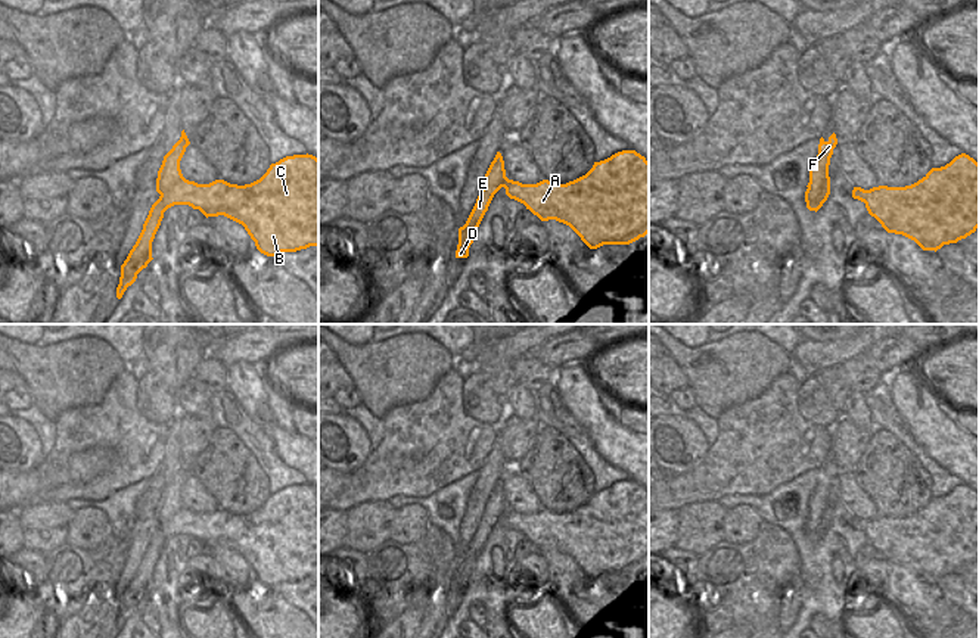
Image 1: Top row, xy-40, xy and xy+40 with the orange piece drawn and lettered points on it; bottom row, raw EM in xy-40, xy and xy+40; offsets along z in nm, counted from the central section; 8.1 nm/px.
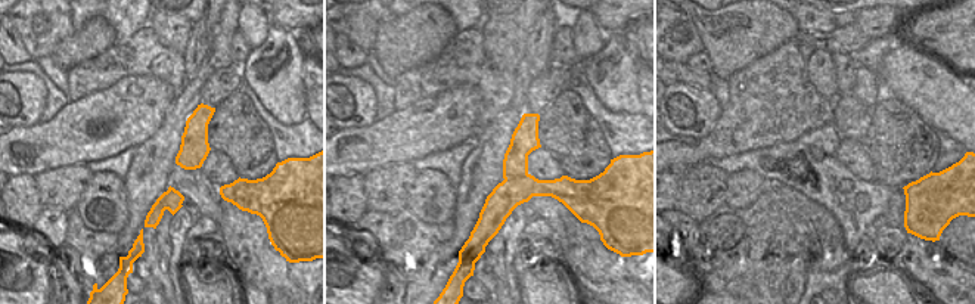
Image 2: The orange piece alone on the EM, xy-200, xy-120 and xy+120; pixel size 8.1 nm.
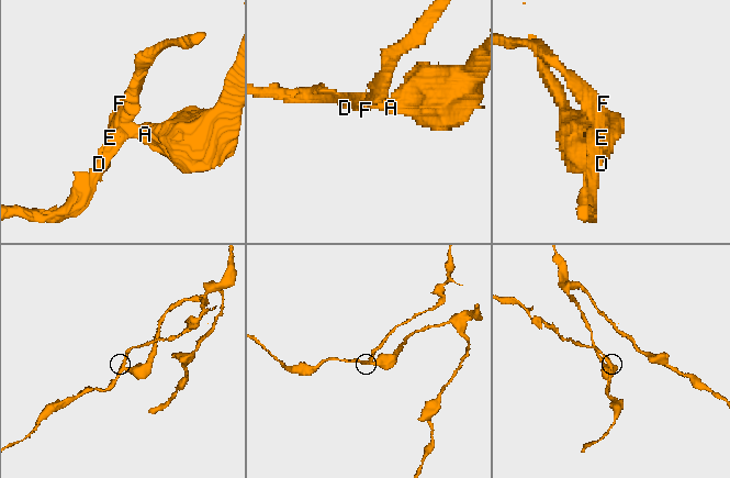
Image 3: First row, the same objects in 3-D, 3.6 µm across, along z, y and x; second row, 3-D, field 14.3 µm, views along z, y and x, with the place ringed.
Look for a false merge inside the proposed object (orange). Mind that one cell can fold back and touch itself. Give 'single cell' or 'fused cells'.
fused cells

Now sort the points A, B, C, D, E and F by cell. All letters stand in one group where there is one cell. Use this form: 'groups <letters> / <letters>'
groups A B C D E / F

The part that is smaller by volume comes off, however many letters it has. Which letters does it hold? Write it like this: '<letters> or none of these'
F

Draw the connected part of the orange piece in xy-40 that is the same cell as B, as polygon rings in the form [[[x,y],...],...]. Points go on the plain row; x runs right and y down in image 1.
[[[308,483],[286,486],[271,494],[259,510],[245,516],[230,514],[224,510],[198,514],[183,507],[152,535],[136,575],[121,595],[121,607],[116,617],[118,629],[136,611],[137,604],[153,589],[152,572],[164,542],[174,535],[189,535],[193,539],[199,539],[206,548],[224,545],[242,554],[255,572],[257,579],[267,586],[318,576],[318,489]]]

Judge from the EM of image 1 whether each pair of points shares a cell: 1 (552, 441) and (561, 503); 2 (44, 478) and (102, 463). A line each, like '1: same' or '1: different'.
1: same
2: same

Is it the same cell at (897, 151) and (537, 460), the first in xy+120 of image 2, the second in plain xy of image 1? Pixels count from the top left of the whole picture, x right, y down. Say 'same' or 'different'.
same

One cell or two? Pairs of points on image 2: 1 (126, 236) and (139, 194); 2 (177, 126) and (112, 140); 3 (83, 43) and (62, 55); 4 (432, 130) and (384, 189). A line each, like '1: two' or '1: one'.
1: one
2: two
3: one
4: two

